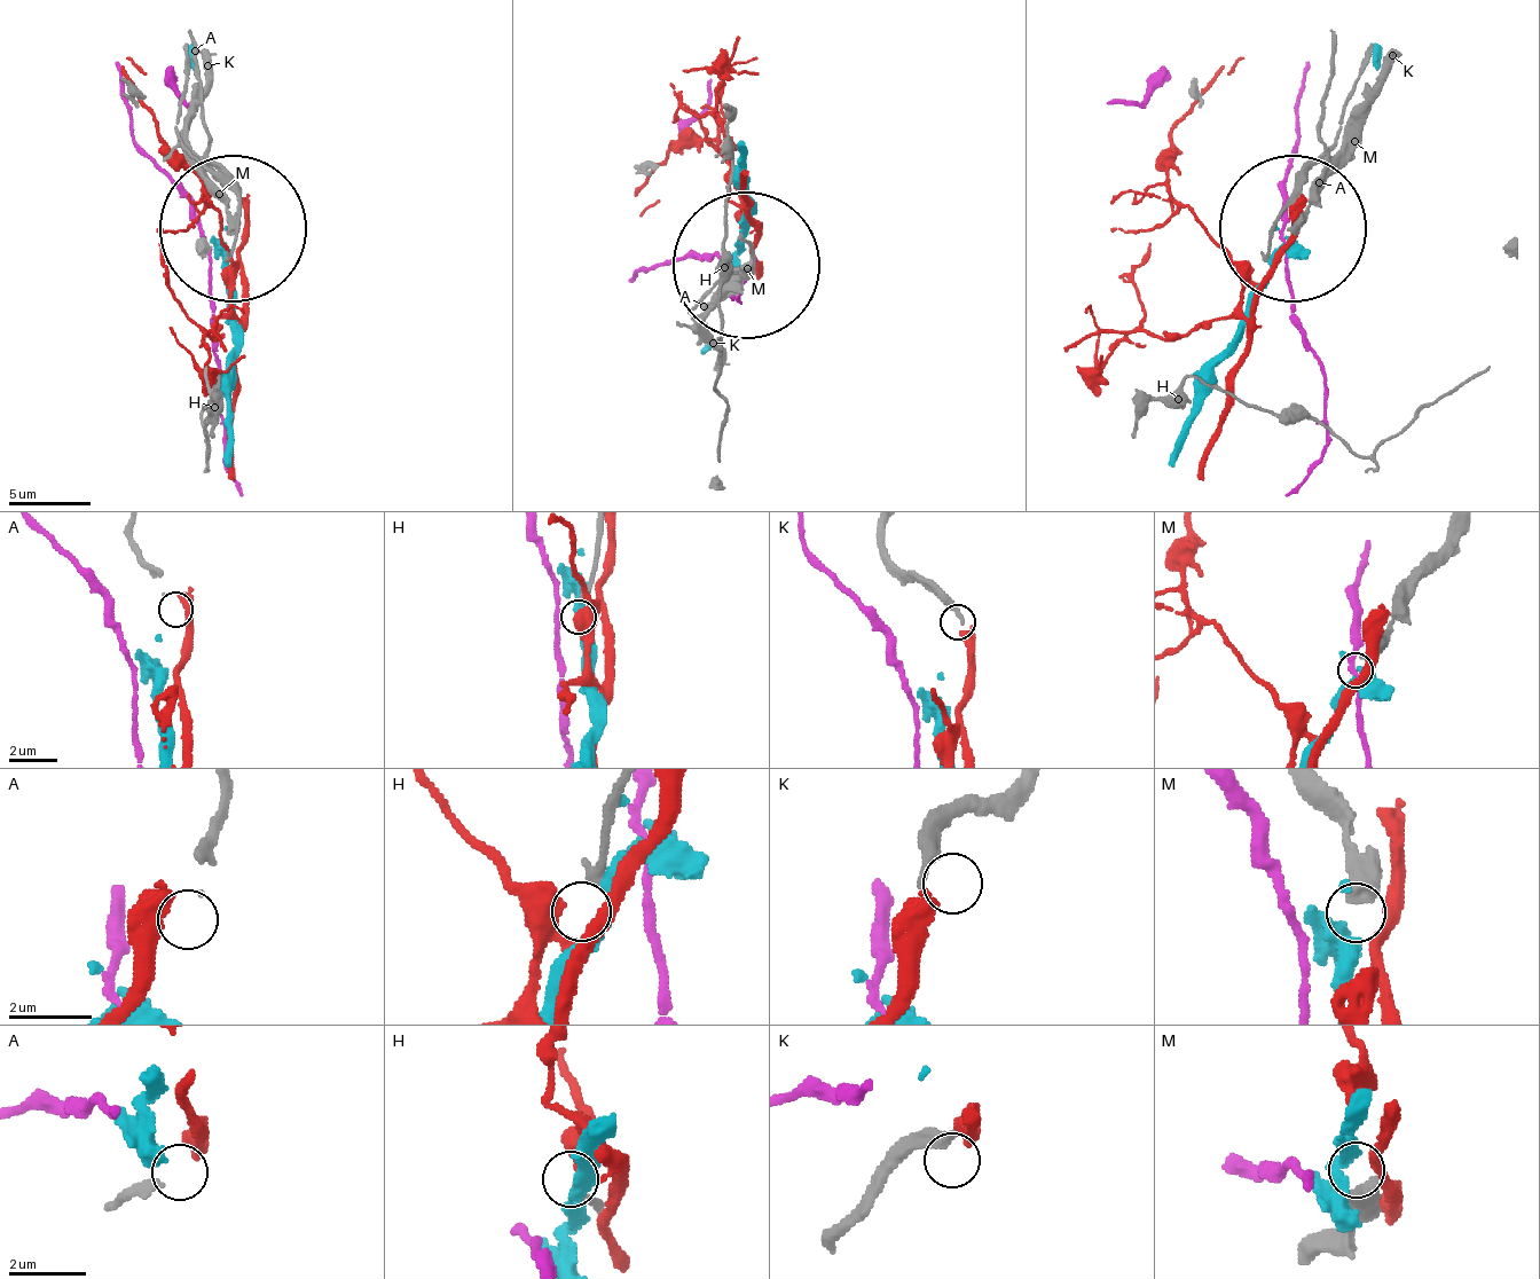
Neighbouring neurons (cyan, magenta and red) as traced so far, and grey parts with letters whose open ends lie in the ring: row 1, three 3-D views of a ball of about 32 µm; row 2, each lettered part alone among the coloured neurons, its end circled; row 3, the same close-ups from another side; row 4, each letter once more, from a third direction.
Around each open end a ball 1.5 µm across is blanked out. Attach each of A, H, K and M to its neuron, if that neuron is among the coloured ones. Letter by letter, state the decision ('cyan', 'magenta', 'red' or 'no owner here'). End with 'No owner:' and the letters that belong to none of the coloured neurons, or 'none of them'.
A: no owner here
H: no owner here
K: red
M: cyan
No owner: A, H

